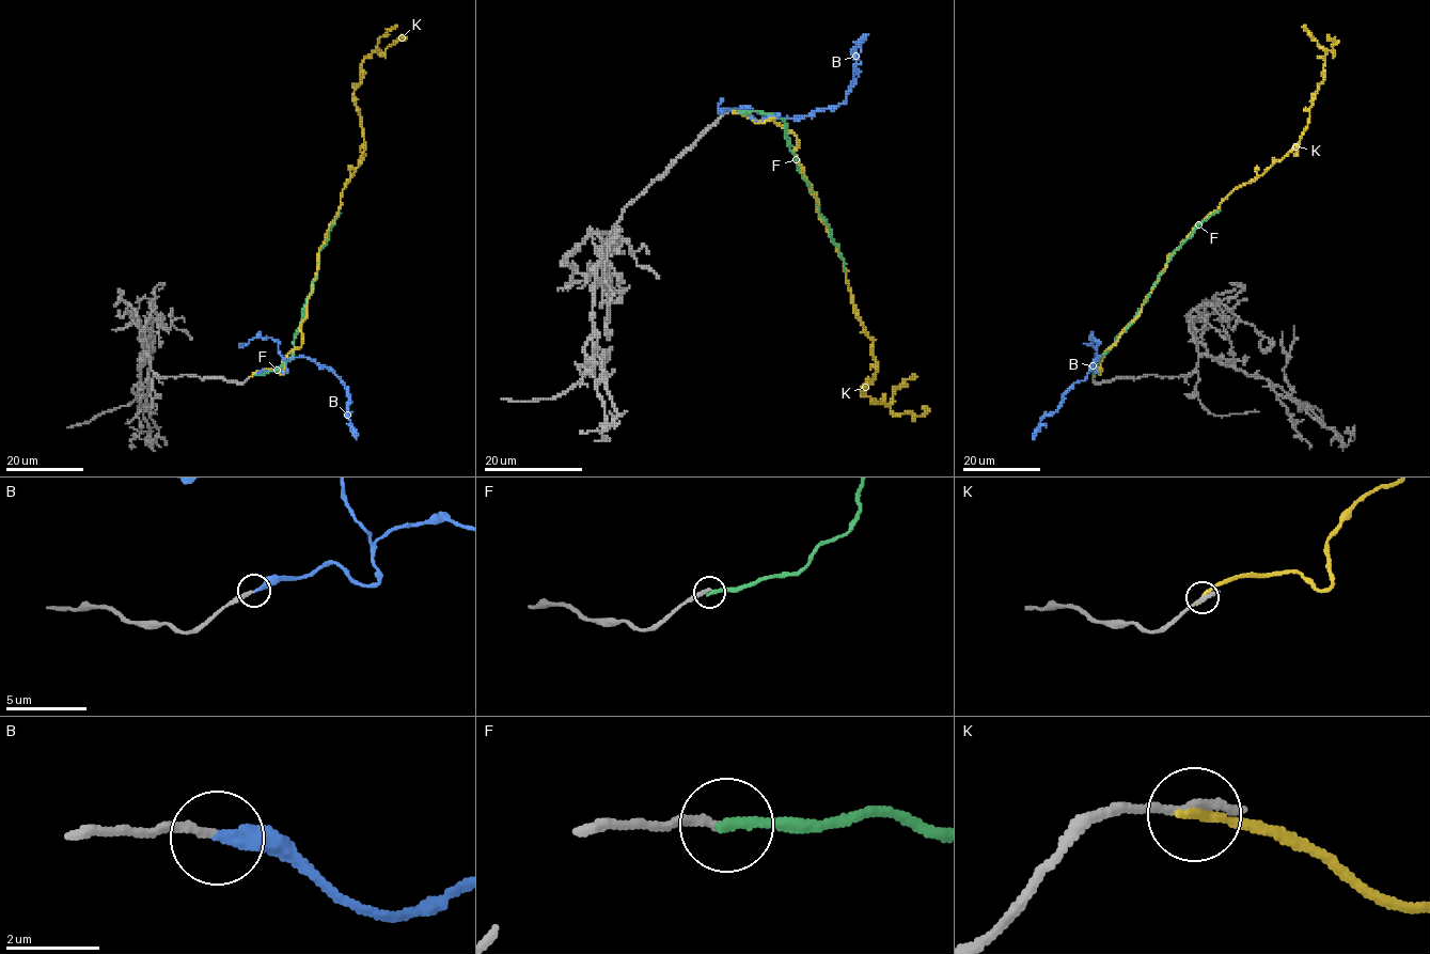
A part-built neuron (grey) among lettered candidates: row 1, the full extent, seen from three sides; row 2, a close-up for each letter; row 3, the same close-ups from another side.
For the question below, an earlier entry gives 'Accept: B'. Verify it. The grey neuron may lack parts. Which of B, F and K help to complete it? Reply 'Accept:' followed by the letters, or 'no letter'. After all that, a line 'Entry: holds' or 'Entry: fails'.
Accept: B
Entry: holds

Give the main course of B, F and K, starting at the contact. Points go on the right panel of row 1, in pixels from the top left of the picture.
B: (1094, 373), (1100, 369), (1098, 357), (1061, 405), (1042, 417), (1033, 438)
F: (1094, 374), (1101, 357), (1133, 321), (1174, 251), (1200, 222), (1220, 209)
K: (1094, 375), (1192, 231), (1237, 187), (1254, 182), (1298, 145), (1322, 80), (1326, 50), (1333, 53), (1328, 35)

